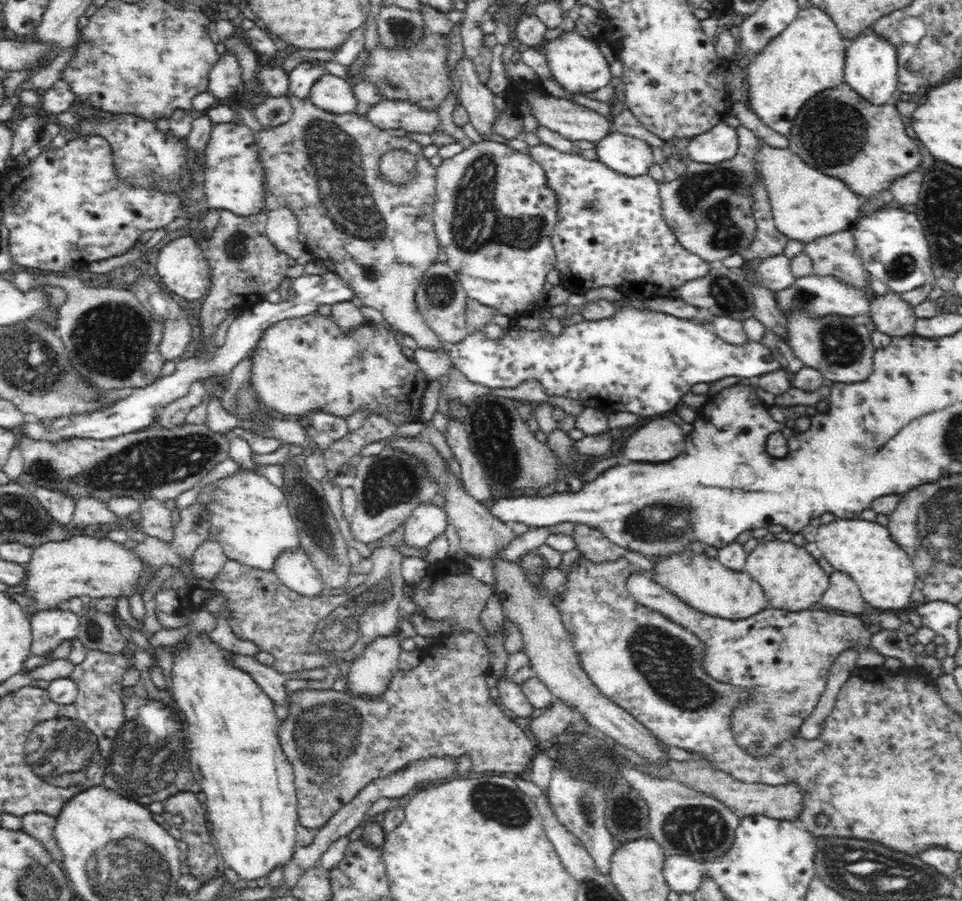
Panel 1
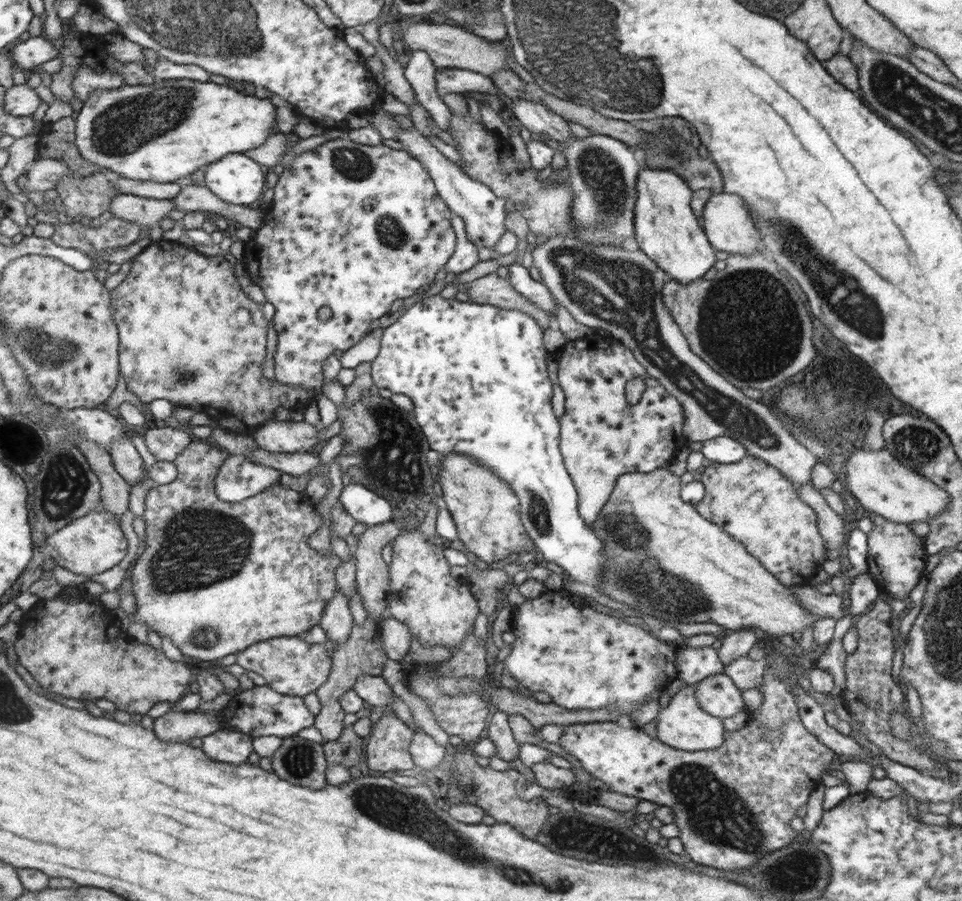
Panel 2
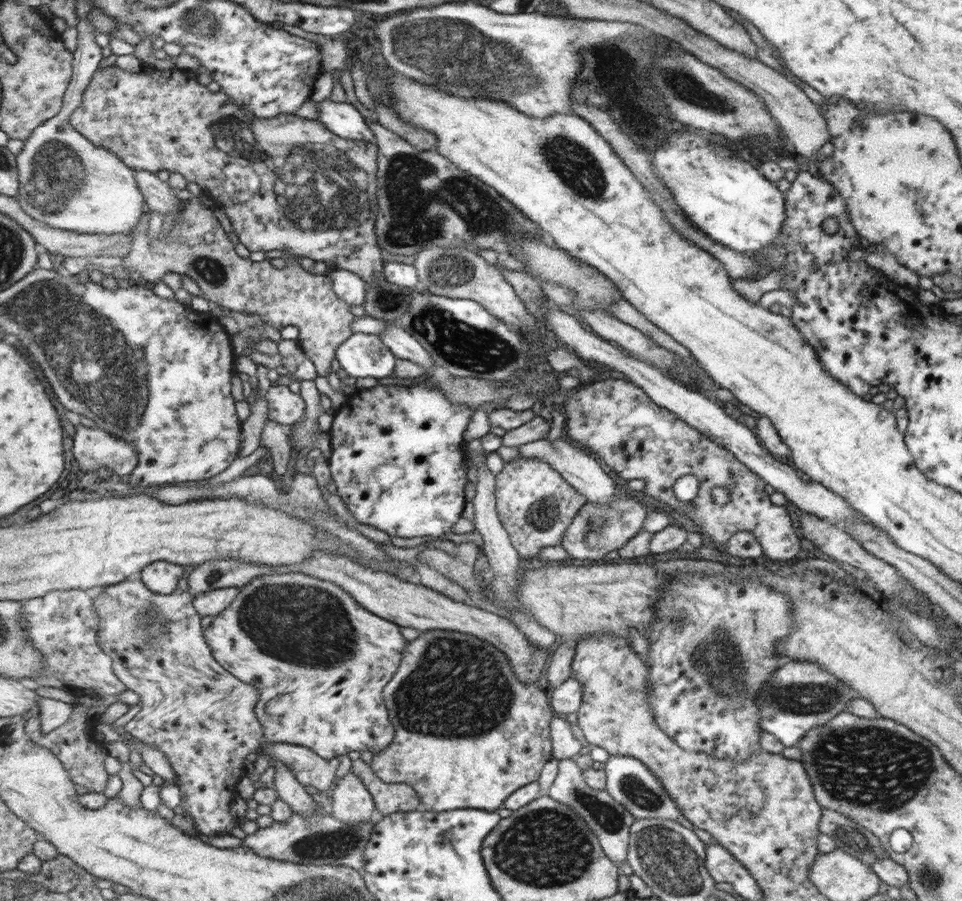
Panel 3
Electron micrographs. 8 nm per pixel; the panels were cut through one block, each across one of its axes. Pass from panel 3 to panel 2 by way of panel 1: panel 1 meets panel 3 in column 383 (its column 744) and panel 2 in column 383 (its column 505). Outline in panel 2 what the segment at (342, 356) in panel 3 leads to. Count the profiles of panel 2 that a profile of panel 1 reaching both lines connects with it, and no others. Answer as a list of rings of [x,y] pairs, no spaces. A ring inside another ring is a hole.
[[[437,295],[423,299],[422,303],[415,303],[407,308],[395,322],[383,329],[377,356],[371,362],[371,380],[377,388],[387,388],[392,393],[402,394],[411,399],[413,417],[417,421],[421,433],[425,435],[428,449],[439,452],[442,456],[449,453],[469,455],[477,463],[495,471],[511,487],[511,491],[515,492],[515,496],[519,499],[523,528],[526,529],[526,533],[538,551],[538,561],[556,564],[577,582],[593,587],[601,584],[601,574],[603,574],[603,570],[607,570],[607,565],[605,565],[607,564],[607,557],[603,555],[601,539],[595,536],[595,532],[591,531],[591,526],[585,524],[585,521],[579,517],[576,490],[571,477],[565,470],[561,454],[557,450],[557,434],[559,432],[557,432],[557,418],[553,416],[551,402],[549,402],[551,384],[549,384],[547,370],[545,370],[545,348],[541,342],[541,328],[539,328],[534,317],[527,316],[526,313],[517,310],[496,308],[491,304],[473,304],[472,300],[447,300],[447,298]]]

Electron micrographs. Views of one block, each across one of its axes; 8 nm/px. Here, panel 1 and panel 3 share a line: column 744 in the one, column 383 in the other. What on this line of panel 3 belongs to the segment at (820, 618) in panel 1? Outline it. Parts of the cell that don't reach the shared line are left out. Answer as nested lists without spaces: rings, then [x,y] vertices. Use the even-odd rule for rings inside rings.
[[[293,572],[258,576],[214,618],[204,635],[219,663],[239,680],[259,689],[261,696],[257,714],[266,729],[267,741],[302,745],[331,760],[353,751],[367,751],[375,756],[391,743],[394,732],[381,692],[401,662],[401,650],[406,648],[399,627],[392,621],[375,616],[375,613],[367,612],[342,586],[307,573]],[[281,694],[294,698],[294,707],[290,709],[293,714],[269,716],[265,712],[265,704]]]

